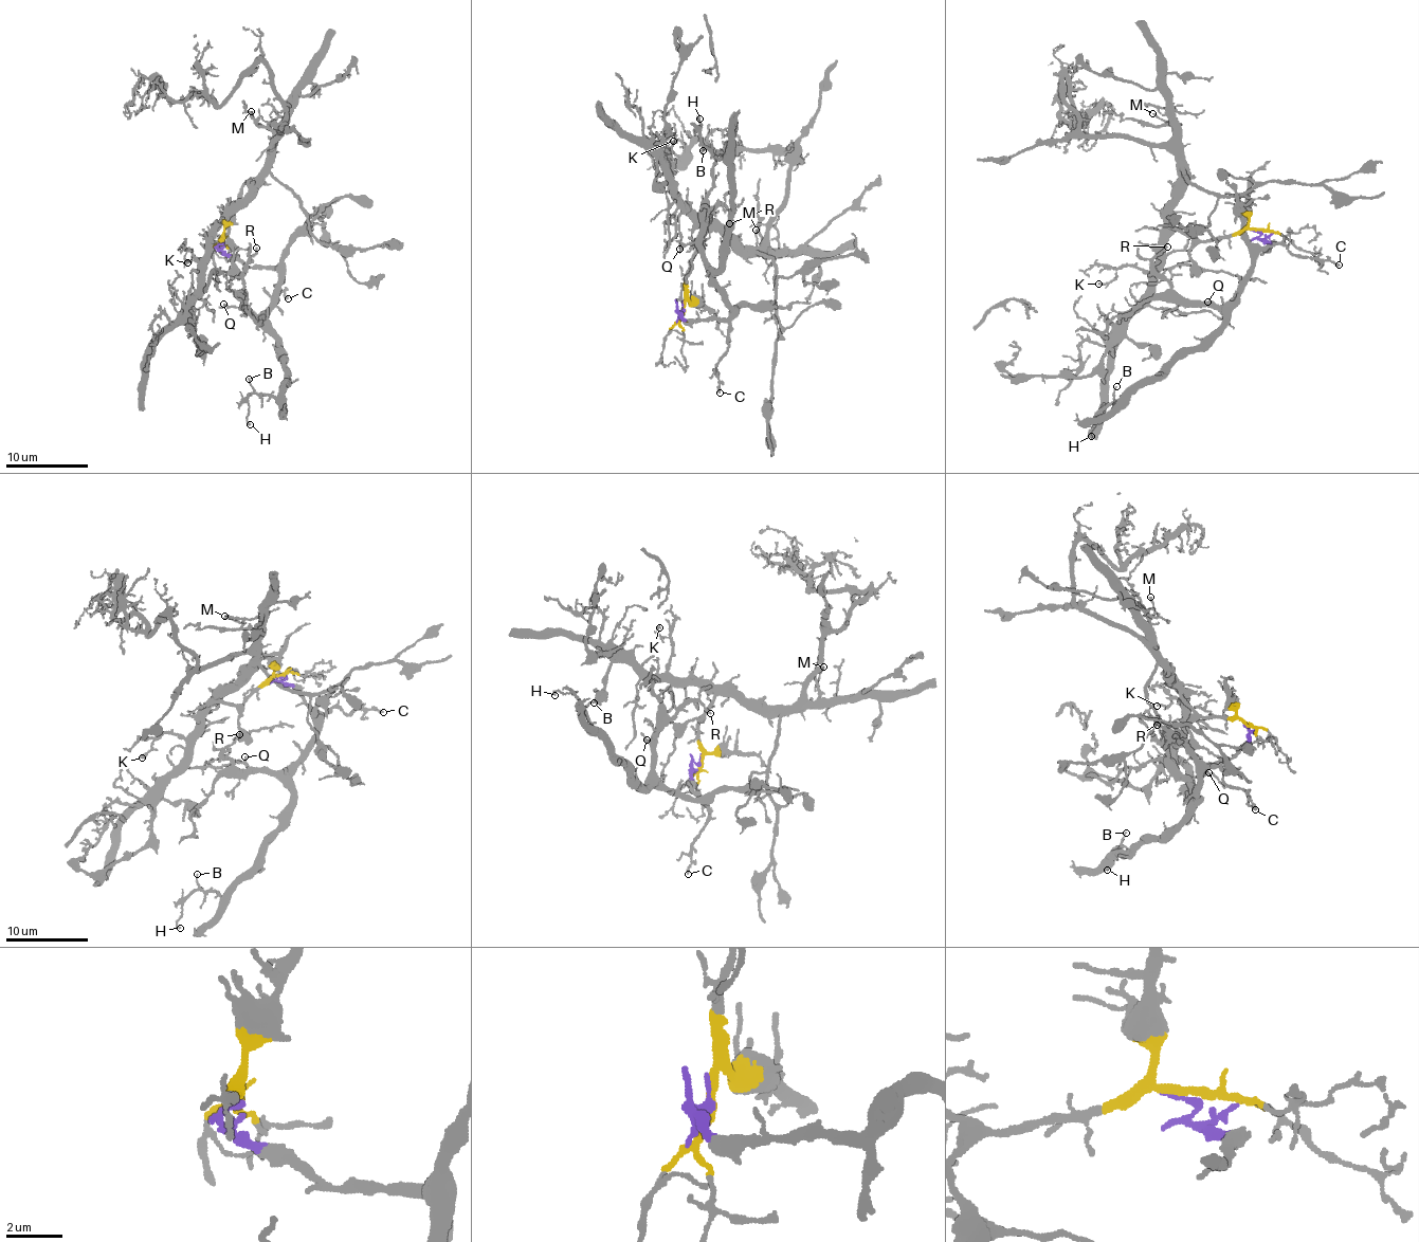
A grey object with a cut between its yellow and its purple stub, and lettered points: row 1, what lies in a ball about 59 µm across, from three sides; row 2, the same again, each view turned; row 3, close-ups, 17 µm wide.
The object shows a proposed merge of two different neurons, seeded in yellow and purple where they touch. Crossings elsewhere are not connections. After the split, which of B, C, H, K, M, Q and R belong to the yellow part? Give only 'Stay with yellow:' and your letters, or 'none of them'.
Stay with yellow: K, M

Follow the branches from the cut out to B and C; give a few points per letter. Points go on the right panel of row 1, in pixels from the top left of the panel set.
B: (1257, 231), (1268, 250), (1262, 247), (1255, 255), (1253, 272), (1231, 306), (1231, 318), (1116, 401), (1117, 386)
C: (1257, 231), (1270, 244), (1268, 250), (1263, 247), (1283, 243), (1298, 255), (1340, 265)

